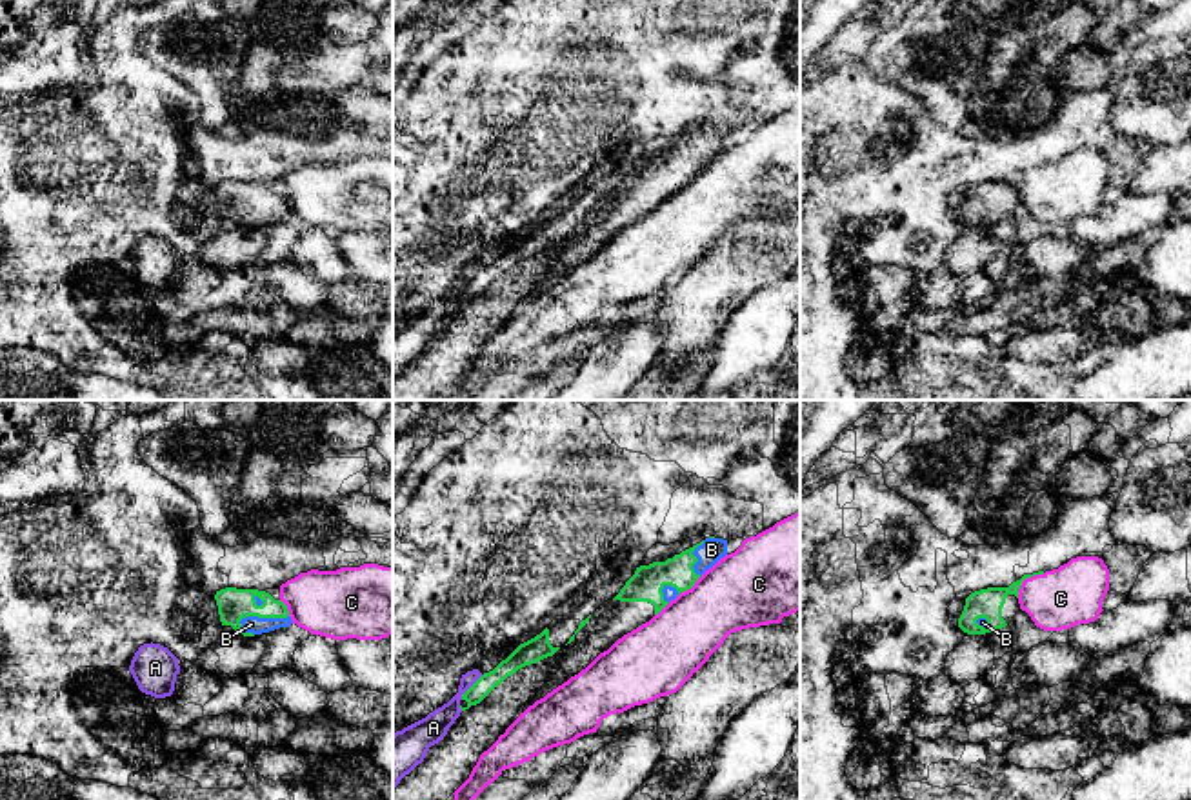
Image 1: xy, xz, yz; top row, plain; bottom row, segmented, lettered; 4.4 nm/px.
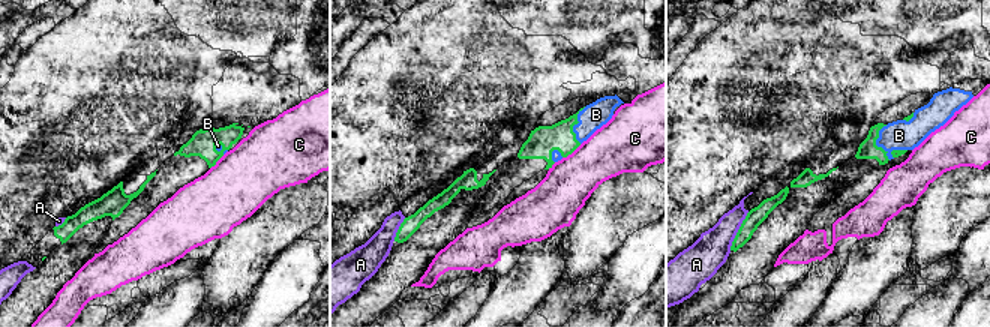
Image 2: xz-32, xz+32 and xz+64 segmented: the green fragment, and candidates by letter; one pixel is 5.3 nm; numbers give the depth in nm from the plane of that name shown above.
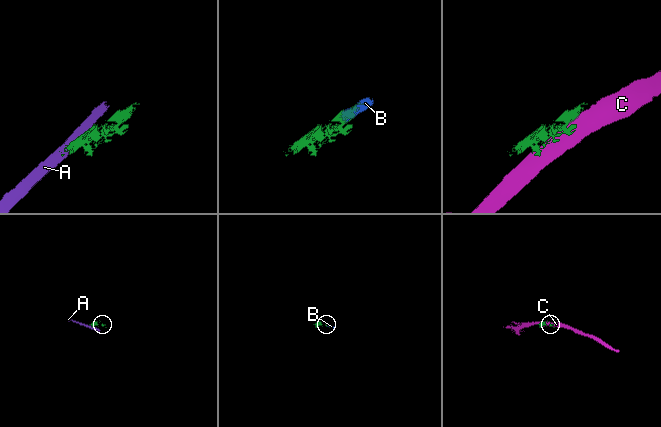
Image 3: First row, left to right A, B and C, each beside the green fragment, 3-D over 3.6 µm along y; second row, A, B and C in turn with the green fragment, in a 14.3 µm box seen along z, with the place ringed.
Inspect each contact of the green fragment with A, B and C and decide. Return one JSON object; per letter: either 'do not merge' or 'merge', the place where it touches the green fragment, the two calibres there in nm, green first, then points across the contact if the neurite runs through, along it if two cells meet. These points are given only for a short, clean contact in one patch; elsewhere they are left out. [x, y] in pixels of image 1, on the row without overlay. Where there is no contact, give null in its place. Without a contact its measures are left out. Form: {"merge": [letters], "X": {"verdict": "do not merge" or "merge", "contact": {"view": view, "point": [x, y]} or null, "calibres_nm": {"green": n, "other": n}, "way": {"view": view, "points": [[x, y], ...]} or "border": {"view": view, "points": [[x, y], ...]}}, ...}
{"merge": ["B"], "A": {"verdict": "do not merge", "contact": {"view": "xz", "point": [470, 280]}, "calibres_nm": {"green": 80, "other": 120}}, "B": {"verdict": "merge", "contact": {"view": "xy", "point": [262, 210]}, "calibres_nm": {"green": 140, "other": 80}}, "C": {"verdict": "do not merge", "contact": {"view": "yz", "point": [1026, 170]}, "calibres_nm": {"green": 130, "other": 260}}}

